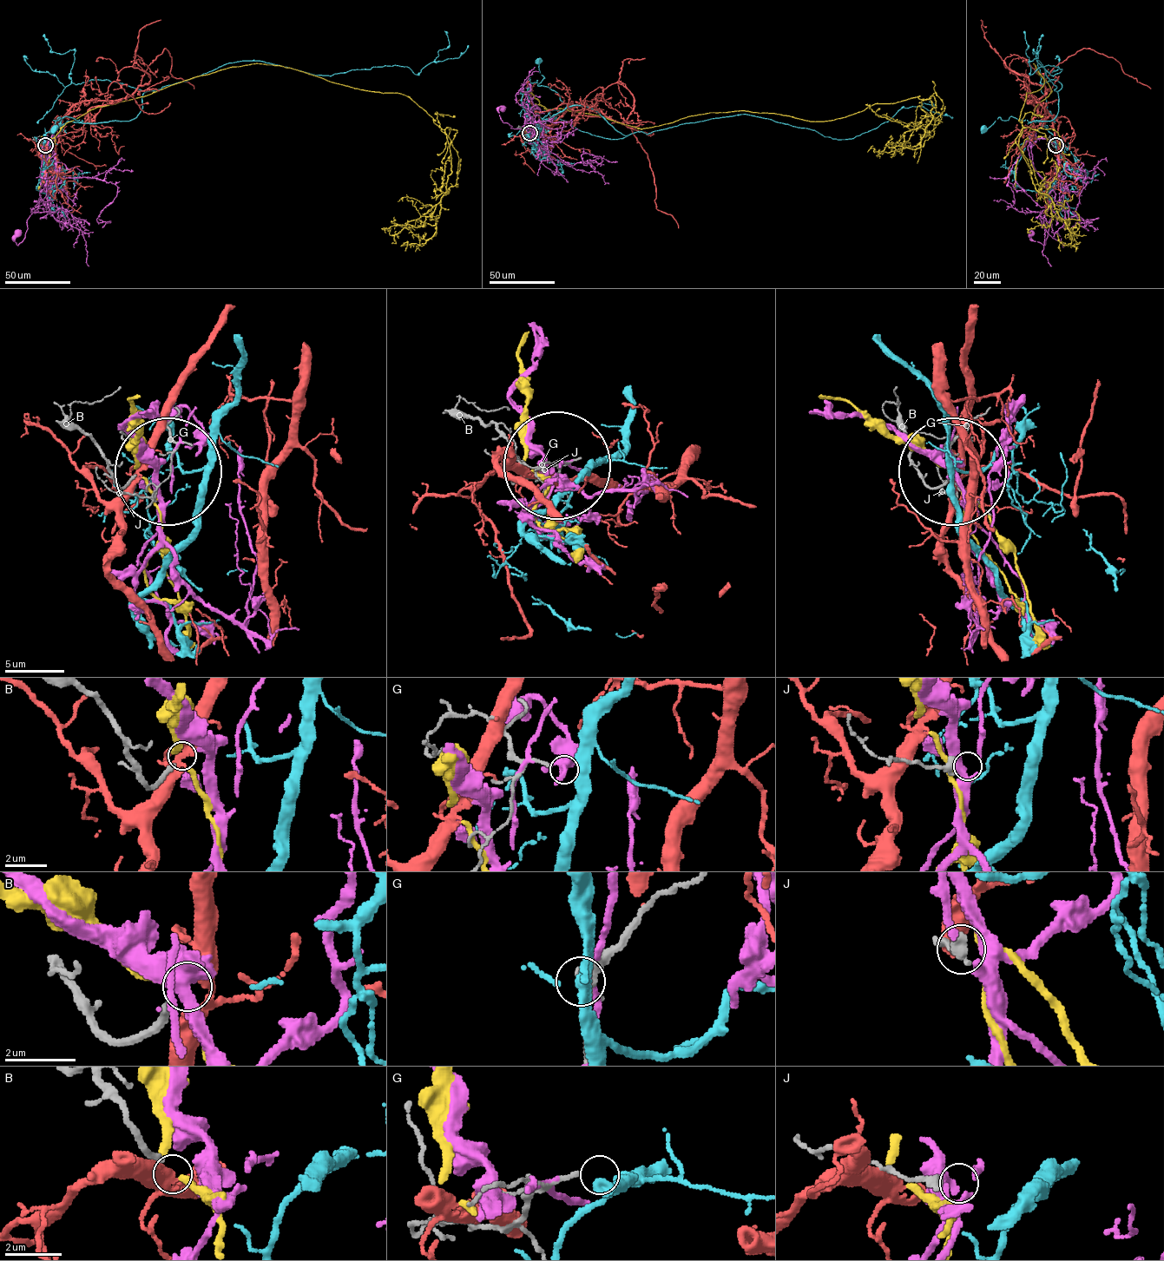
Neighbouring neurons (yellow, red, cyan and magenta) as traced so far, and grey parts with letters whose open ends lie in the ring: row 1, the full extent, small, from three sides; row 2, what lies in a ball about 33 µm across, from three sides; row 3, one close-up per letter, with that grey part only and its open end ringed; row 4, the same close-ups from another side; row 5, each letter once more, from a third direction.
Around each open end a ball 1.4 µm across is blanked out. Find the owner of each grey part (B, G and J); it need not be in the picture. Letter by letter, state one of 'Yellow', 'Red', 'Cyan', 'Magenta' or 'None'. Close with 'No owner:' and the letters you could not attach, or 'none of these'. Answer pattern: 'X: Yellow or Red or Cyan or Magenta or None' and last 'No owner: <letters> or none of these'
B: Red
G: Cyan
J: None
No owner: J

